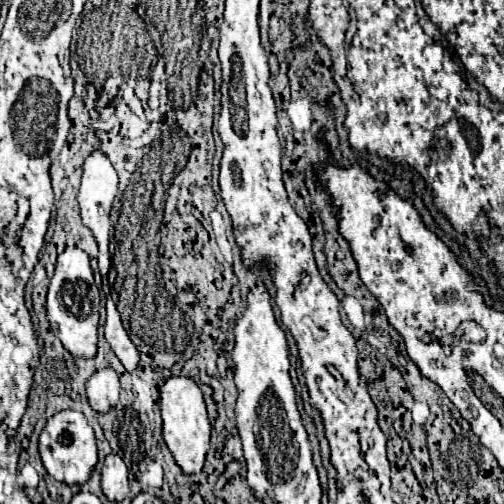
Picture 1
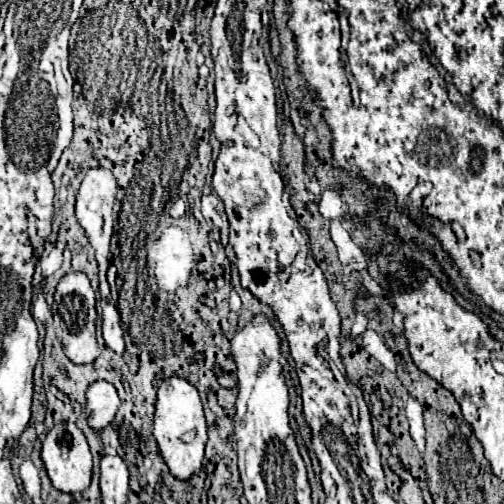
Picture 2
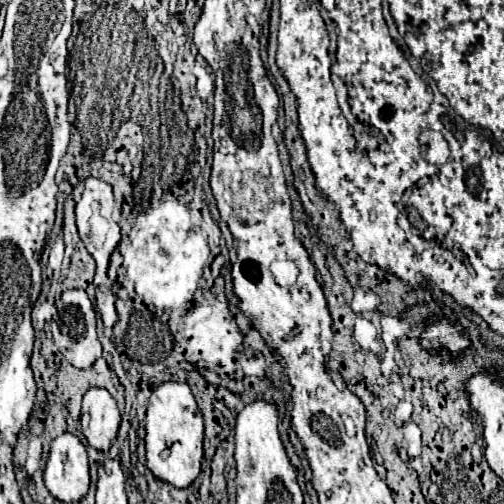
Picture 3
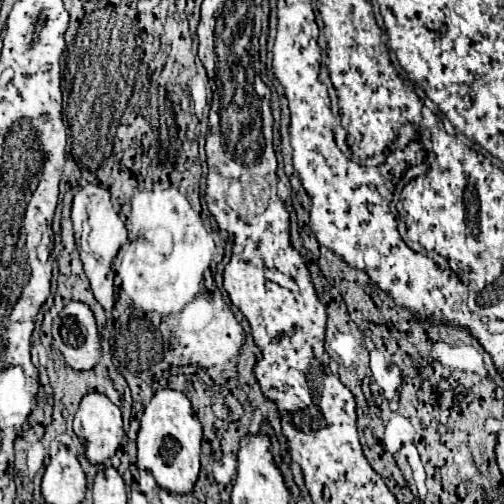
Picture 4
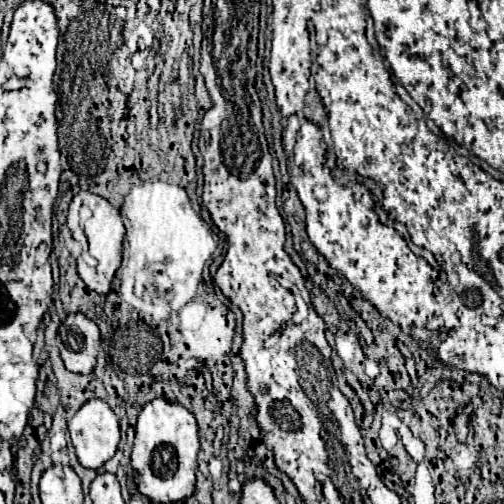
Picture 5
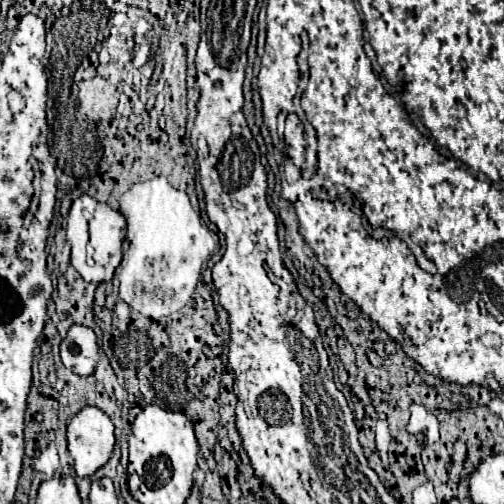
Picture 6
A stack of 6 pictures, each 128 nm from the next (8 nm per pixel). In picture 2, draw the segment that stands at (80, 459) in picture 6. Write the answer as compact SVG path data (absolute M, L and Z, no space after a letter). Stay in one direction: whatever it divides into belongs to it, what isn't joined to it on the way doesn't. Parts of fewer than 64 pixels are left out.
M98 380L88 386L86 414L88 414L88 424L94 430L106 428L114 420L118 406L120 406L120 398L114 384L106 380Z

